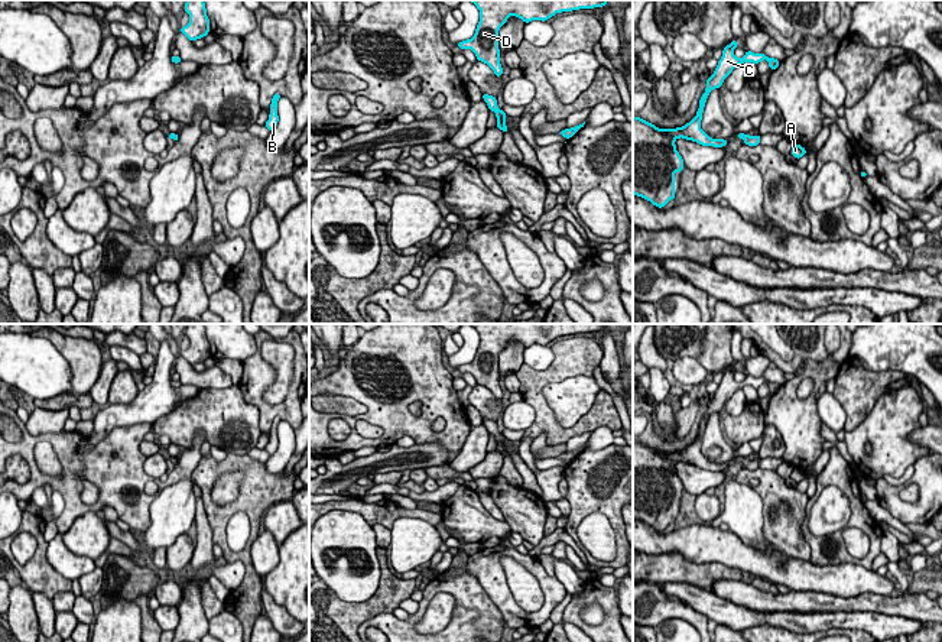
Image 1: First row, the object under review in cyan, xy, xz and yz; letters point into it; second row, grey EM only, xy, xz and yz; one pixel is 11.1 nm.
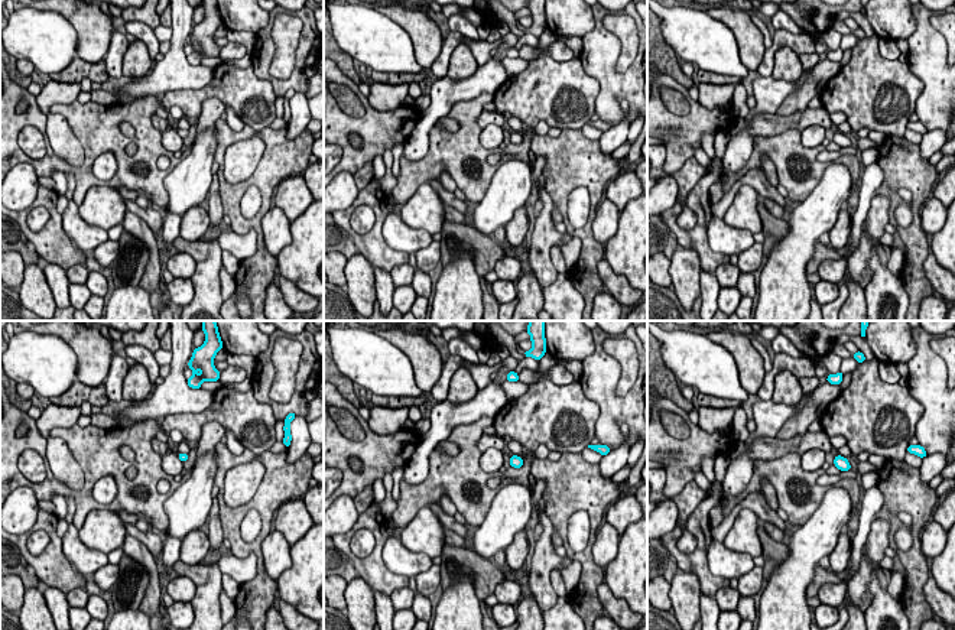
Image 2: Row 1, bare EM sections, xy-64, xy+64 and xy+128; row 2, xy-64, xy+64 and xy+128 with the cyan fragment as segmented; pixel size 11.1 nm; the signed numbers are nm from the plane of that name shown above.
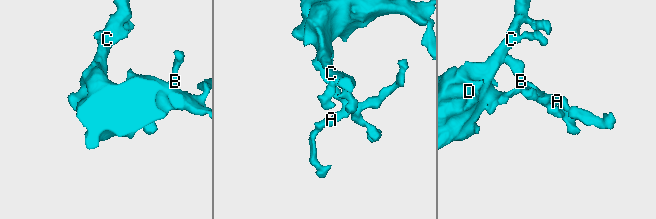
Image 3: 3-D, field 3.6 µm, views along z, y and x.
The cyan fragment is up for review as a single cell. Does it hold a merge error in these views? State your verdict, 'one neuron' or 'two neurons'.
one neuron

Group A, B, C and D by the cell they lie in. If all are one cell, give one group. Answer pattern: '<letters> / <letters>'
A B C D

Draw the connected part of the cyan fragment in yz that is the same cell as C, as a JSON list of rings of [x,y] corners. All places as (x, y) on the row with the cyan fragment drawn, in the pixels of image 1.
[[[734,39],[722,49],[722,56],[711,77],[706,80],[706,88],[699,100],[696,116],[682,127],[659,129],[641,117],[633,117],[633,194],[650,201],[657,208],[665,207],[675,200],[675,174],[682,172],[683,159],[676,150],[675,140],[682,137],[696,142],[702,146],[724,147],[725,139],[712,139],[701,129],[701,120],[709,93],[724,84],[724,80],[737,65],[750,61],[754,65],[766,59],[772,71],[780,61],[747,51],[743,58],[734,55],[738,42]]]

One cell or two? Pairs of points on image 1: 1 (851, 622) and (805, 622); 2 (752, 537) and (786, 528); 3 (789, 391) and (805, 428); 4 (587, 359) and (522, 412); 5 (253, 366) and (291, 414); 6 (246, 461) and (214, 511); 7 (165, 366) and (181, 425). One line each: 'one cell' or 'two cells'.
1: one cell
2: two cells
3: one cell
4: two cells
5: one cell
6: one cell
7: two cells

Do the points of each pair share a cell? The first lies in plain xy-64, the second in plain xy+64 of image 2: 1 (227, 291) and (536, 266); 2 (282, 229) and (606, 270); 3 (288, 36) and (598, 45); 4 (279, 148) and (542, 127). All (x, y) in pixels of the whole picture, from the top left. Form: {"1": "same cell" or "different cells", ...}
{"1": "same cell", "2": "different cells", "3": "different cells", "4": "different cells"}

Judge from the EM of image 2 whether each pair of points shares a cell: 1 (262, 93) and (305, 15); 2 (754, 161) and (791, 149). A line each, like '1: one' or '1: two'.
1: two
2: one

